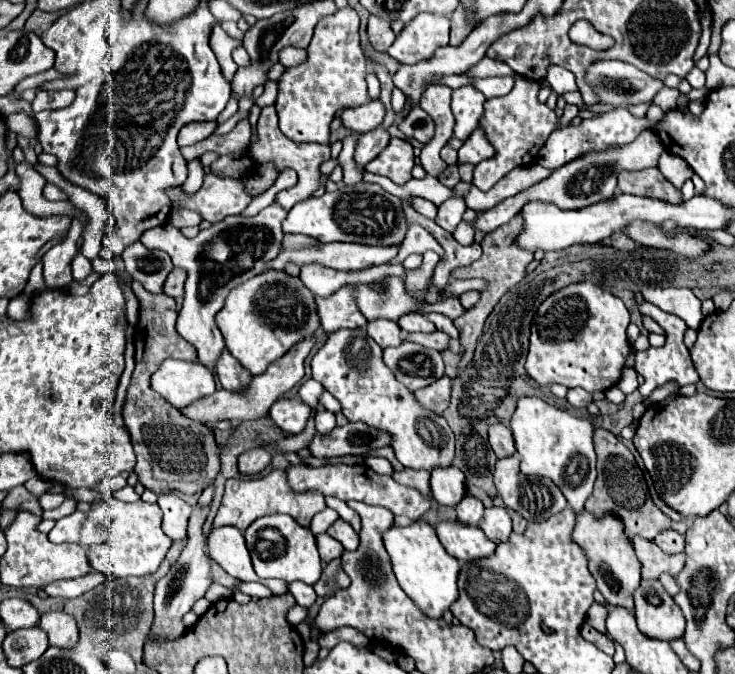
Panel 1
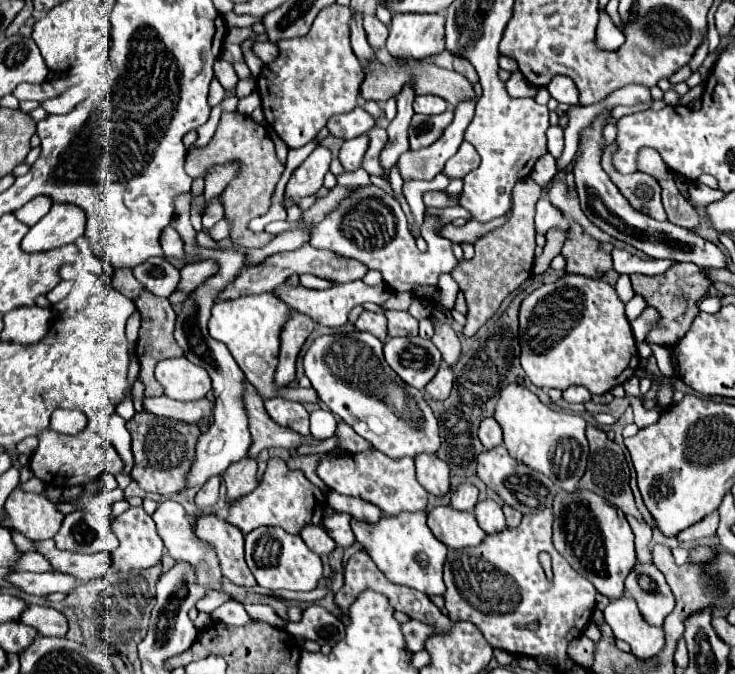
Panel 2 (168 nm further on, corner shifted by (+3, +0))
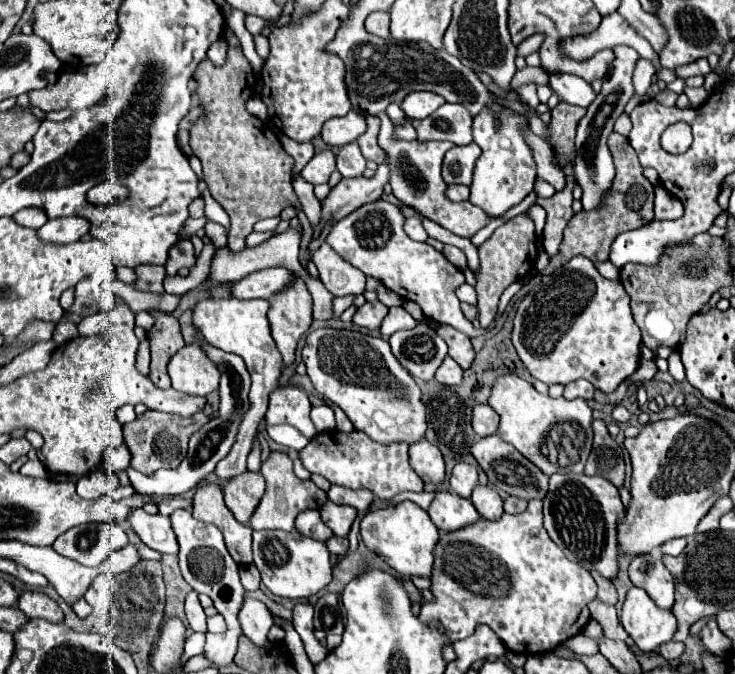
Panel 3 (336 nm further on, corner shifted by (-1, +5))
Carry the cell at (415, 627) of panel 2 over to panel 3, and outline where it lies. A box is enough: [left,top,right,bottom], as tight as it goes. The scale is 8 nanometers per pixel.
[419,501,597,655]

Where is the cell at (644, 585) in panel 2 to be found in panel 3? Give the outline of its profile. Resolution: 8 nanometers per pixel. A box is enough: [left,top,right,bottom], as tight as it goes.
[629,555,675,609]

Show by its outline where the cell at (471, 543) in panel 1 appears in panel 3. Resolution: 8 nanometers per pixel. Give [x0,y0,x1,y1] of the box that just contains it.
[427,491,481,531]

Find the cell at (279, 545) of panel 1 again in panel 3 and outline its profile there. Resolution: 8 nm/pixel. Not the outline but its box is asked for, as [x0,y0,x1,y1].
[253,531,331,597]

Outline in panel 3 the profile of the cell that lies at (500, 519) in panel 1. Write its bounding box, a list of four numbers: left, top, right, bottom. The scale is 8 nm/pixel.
[471,485,503,519]

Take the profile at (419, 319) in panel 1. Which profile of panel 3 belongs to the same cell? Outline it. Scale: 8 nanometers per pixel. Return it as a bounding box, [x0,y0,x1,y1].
[379,307,417,339]

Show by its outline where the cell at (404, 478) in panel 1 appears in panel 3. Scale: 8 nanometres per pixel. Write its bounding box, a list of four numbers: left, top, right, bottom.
[331,405,355,433]

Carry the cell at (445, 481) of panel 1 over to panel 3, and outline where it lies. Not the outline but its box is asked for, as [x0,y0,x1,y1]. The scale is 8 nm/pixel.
[409,439,445,485]

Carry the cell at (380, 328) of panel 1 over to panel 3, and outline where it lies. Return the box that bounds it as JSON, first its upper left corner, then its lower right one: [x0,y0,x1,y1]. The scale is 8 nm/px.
[353,301,387,329]

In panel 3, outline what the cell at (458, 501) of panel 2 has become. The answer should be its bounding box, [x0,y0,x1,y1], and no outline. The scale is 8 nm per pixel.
[451,463,479,499]

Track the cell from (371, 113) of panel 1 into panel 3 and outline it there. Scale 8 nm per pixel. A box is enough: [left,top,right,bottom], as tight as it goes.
[321,111,367,147]

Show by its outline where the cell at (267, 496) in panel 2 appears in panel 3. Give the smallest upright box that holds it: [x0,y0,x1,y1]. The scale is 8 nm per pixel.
[249,451,327,531]

